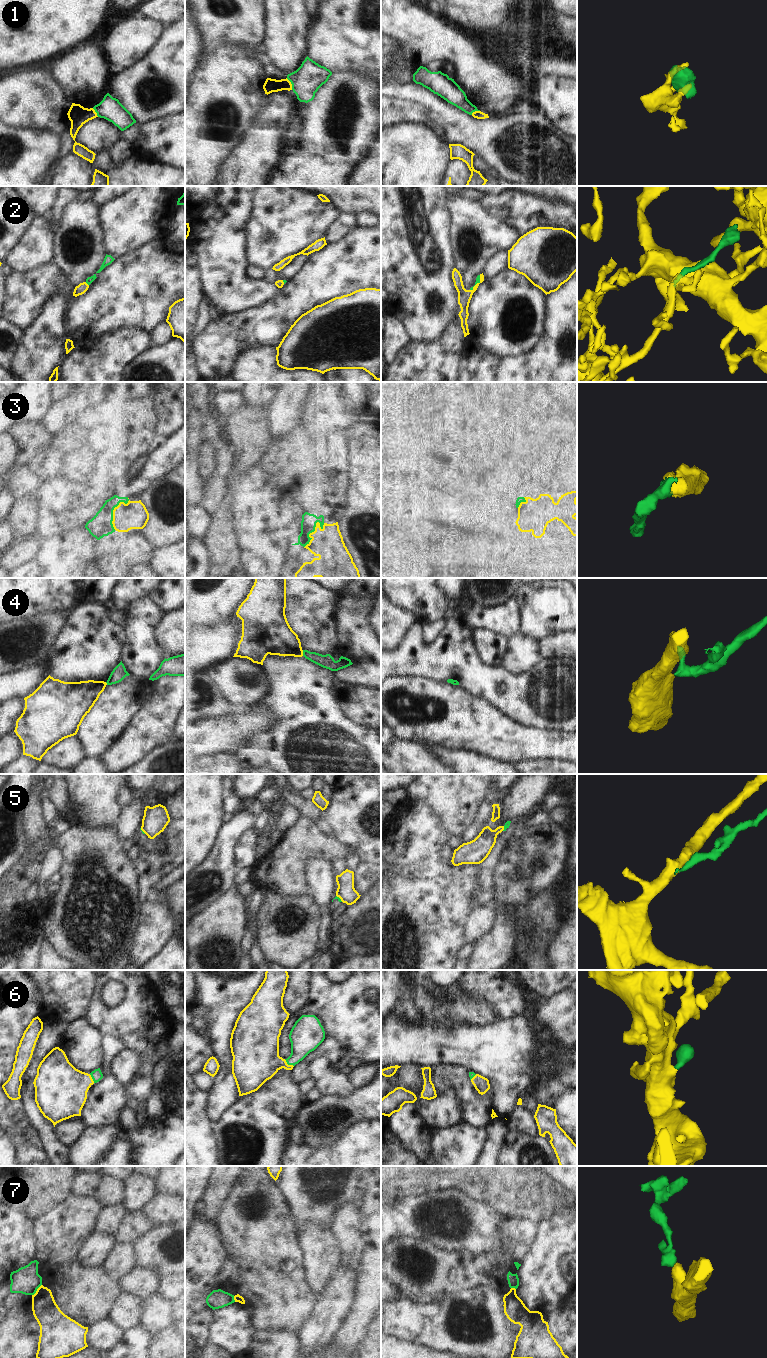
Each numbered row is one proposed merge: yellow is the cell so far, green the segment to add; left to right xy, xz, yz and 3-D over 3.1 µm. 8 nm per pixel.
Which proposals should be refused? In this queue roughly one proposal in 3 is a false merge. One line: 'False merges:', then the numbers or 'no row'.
False merges: 3, 4, 5, 7

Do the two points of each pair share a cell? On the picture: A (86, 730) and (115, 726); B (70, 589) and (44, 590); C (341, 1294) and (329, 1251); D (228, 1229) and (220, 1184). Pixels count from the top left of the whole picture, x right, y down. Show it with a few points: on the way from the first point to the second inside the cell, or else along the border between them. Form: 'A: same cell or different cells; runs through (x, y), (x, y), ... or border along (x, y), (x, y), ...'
A: same cell; runs through (93, 730), (105, 729), (108, 726)
B: same cell; runs through (64, 589), (50, 589)
C: different cells; border along (339, 1259), (334, 1271), (321, 1290)
D: different cells; border along (235, 1181), (216, 1216), (217, 1224)

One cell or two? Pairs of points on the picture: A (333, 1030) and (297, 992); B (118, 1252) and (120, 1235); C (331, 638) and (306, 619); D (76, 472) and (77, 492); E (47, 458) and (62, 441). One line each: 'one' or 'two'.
A: two
B: two
C: one
D: two
E: two

